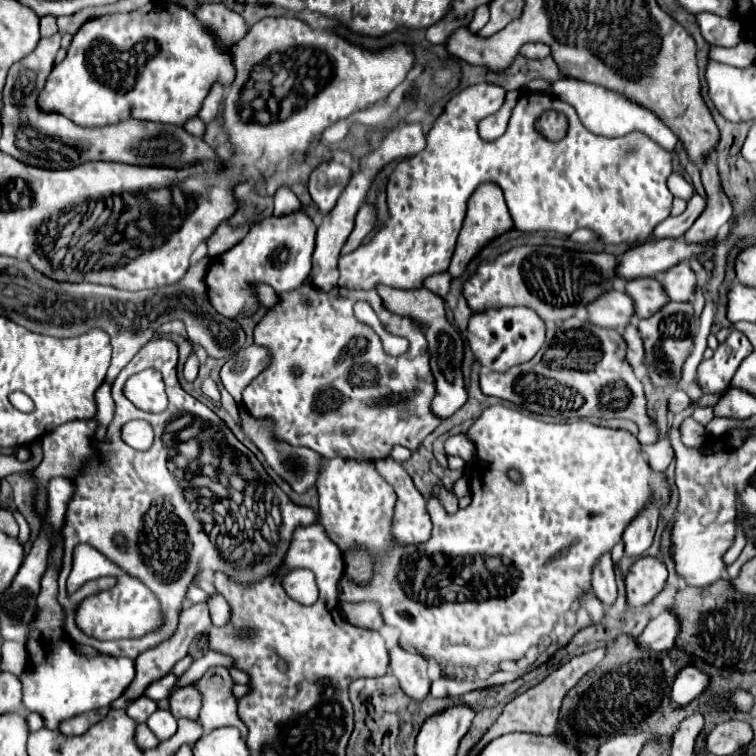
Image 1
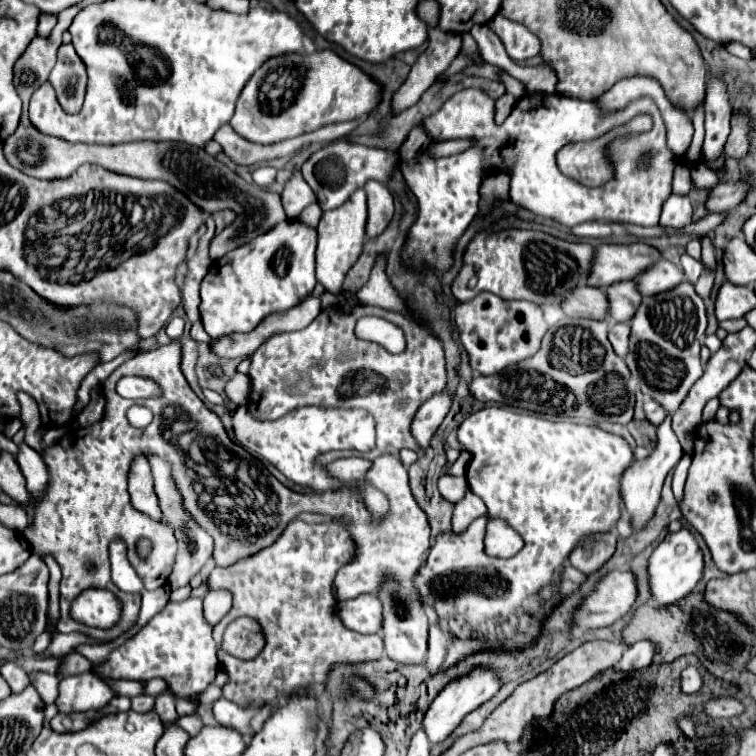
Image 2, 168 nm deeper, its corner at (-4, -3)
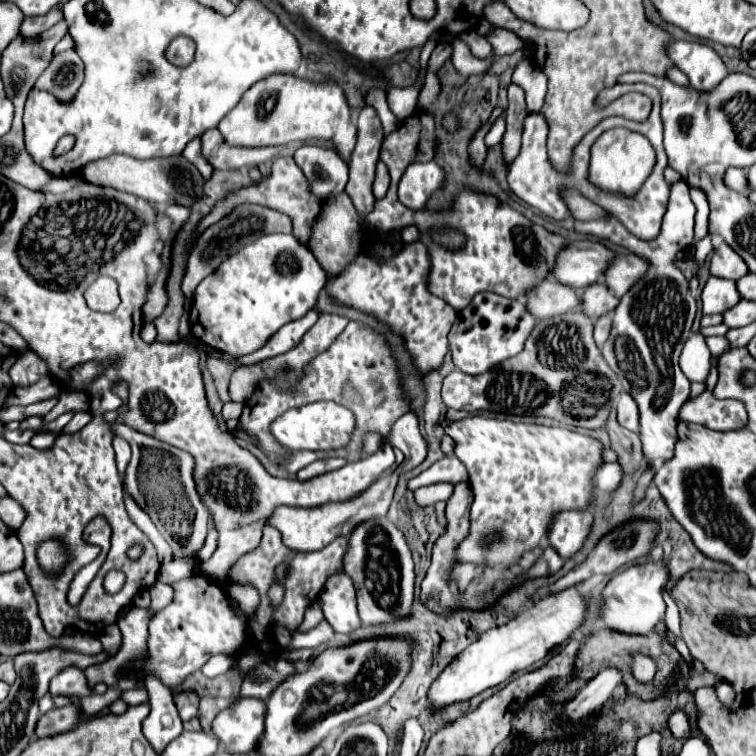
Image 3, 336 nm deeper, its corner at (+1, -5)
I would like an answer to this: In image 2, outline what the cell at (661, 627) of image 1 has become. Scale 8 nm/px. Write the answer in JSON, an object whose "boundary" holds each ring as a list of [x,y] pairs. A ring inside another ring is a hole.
{"boundary":[[[640,640],[640,642],[636,642],[636,644],[632,644],[626,652],[624,652],[624,658],[618,662],[618,670],[636,670],[636,668],[646,668],[646,666],[650,666],[652,664],[652,660],[654,660],[654,656],[656,656],[656,646],[654,646],[654,642],[644,642],[644,640]]]}

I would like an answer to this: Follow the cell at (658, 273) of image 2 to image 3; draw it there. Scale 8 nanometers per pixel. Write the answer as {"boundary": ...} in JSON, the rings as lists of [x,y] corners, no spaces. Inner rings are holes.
{"boundary":[[[617,254],[611,260],[611,266],[603,274],[603,282],[613,292],[615,298],[621,298],[627,288],[633,286],[647,272],[647,262],[635,254]]]}

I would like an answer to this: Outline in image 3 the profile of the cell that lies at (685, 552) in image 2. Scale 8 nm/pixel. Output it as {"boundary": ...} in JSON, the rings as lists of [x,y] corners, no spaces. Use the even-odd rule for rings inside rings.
{"boundary":[[[663,562],[649,564],[649,566],[637,564],[637,566],[631,566],[627,570],[615,574],[601,592],[603,604],[599,610],[599,620],[615,632],[647,636],[649,632],[653,632],[655,624],[665,614],[665,602],[661,598],[661,586],[665,586],[667,580],[669,580],[669,574],[667,574],[667,568]]]}

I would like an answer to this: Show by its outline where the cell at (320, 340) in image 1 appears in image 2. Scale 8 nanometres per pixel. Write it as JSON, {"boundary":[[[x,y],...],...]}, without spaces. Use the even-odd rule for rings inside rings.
{"boundary":[[[354,304],[350,310],[336,306],[324,308],[310,326],[298,332],[284,332],[284,334],[274,334],[252,354],[252,366],[250,366],[250,412],[258,420],[278,420],[290,410],[302,408],[302,406],[324,406],[324,408],[364,408],[370,412],[376,420],[376,446],[364,454],[364,458],[374,460],[384,454],[398,454],[402,448],[410,448],[414,452],[420,452],[420,446],[412,438],[412,418],[416,416],[416,410],[436,392],[444,390],[446,386],[446,368],[444,368],[444,350],[442,344],[428,334],[422,326],[416,322],[406,320],[404,316],[378,308],[378,306],[364,306],[364,304]],[[364,314],[374,314],[382,316],[388,322],[394,322],[398,328],[404,330],[406,334],[406,350],[402,354],[390,354],[382,346],[376,346],[376,342],[368,342],[362,338],[356,338],[354,334],[354,324],[360,316]]]}

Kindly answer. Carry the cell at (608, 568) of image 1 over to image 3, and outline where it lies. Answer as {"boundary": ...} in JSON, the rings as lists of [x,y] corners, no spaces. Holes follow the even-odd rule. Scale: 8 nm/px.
{"boundary":[[[591,510],[559,512],[559,516],[555,516],[555,524],[551,524],[547,540],[559,552],[561,558],[569,558],[581,548],[585,536],[589,534],[591,522],[593,522]]]}

